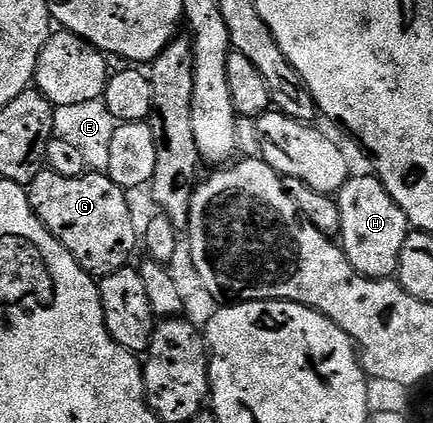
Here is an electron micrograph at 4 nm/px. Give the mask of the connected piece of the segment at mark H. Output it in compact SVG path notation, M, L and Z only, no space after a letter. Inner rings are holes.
M352 174L337 193L341 229L337 239L345 257L357 273L370 279L391 279L398 272L401 249L409 234L409 220L401 205L385 189L385 185L374 174Z

